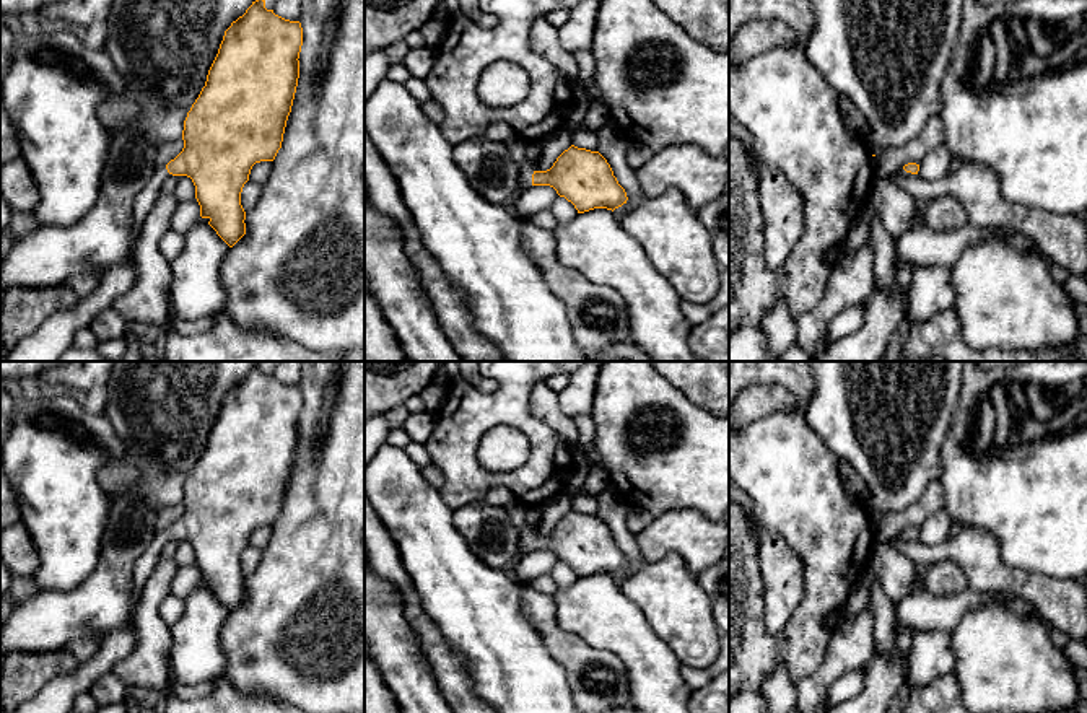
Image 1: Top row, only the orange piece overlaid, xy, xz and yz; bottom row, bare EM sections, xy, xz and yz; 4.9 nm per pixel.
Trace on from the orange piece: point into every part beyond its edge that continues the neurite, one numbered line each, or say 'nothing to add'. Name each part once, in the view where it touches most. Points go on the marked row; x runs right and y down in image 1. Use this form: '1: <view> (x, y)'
1: xz (516, 145)

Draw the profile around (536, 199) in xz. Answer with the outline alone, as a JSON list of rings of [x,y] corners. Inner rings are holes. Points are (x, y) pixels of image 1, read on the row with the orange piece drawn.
[[[530,186],[517,199],[516,215],[530,218],[544,210],[550,210],[557,197],[557,190],[550,186]]]

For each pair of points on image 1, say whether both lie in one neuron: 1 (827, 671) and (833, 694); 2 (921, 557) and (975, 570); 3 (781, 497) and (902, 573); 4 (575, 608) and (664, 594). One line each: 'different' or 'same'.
1: different
2: same
3: different
4: different

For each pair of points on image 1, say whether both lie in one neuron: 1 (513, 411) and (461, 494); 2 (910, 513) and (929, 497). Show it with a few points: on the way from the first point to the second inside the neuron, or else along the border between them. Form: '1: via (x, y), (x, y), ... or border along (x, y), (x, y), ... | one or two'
1: via (487, 417), (461, 443), (461, 468) | one
2: via (915, 511), (925, 502) | one

